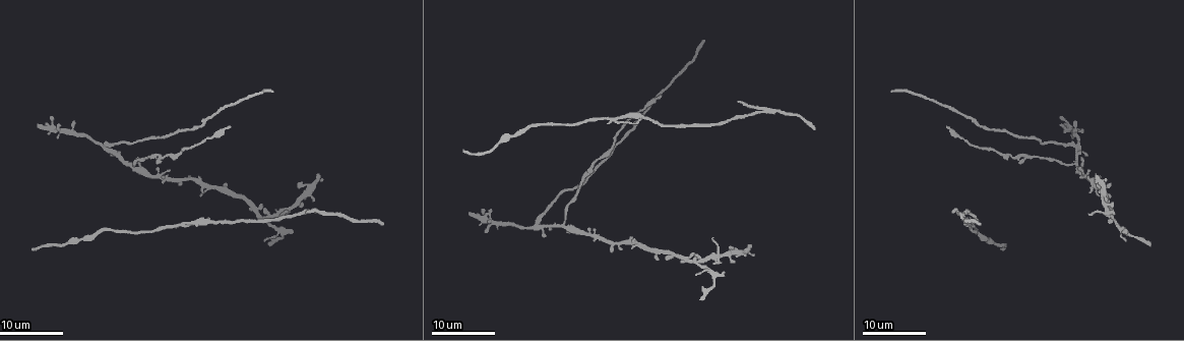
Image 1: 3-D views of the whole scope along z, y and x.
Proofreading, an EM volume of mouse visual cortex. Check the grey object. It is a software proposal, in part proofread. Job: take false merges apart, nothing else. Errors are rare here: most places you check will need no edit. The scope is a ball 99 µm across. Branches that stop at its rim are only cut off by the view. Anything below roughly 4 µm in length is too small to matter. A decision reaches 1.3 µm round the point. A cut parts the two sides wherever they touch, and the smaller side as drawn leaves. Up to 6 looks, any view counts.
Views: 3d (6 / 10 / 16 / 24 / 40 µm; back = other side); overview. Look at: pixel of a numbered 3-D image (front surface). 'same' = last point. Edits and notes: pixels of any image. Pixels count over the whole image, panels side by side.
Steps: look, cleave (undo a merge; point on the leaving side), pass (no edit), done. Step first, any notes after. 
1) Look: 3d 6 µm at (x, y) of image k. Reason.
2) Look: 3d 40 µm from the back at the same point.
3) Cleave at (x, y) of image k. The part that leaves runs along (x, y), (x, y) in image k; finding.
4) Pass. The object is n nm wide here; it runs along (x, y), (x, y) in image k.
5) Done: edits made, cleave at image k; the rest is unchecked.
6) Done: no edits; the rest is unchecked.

Look: 3d 16 µm at (1074, 145) of image 1. Arms part here.

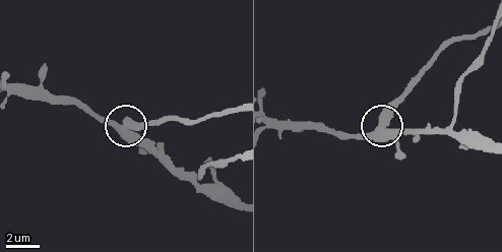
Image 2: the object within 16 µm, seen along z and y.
Look: 3d 6 µm at (382, 127) of image 2. Zoom in.

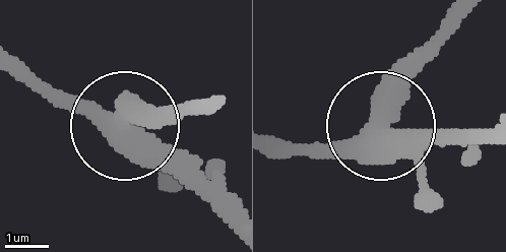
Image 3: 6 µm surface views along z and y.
Cleave at (142, 117) of image 3. The object is 450 nm wide here; the part that leaves runs along (123, 126), (137, 115), (196, 115) in image 3; a second neuron is stuck on.

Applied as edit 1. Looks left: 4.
Look: 3d 24 µm at (638, 123) of image 1.

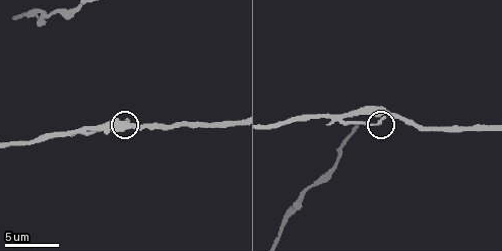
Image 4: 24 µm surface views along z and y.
Look: 3d 6 µm at (379, 120) of image 4. Closer look.

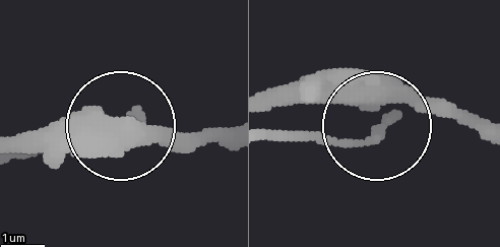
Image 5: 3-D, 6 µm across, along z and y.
Pass. The object is 230 nm wide here; all the same neuron.

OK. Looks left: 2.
Look: 3d 24 µm at (699, 265) of image 1. Looks like a crossing.

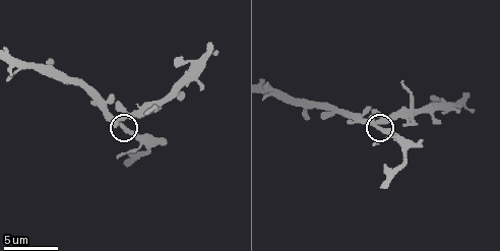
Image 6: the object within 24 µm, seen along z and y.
Look: 3d 10 µm at (122, 123) of image 6.

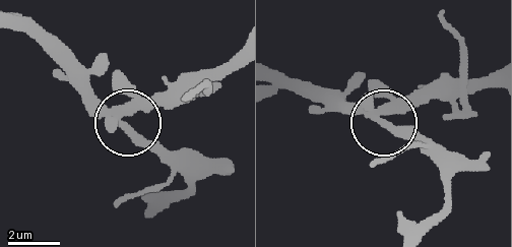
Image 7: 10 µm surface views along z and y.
Cleave at (129, 86) of image 7. The part that leaves runs along (116, 117), (186, 102), (239, 52) in image 7; a second neuron is stuck on.

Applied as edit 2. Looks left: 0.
Done: edits made, cleave at image 3, cleave at image 7; the rest is unchecked.

